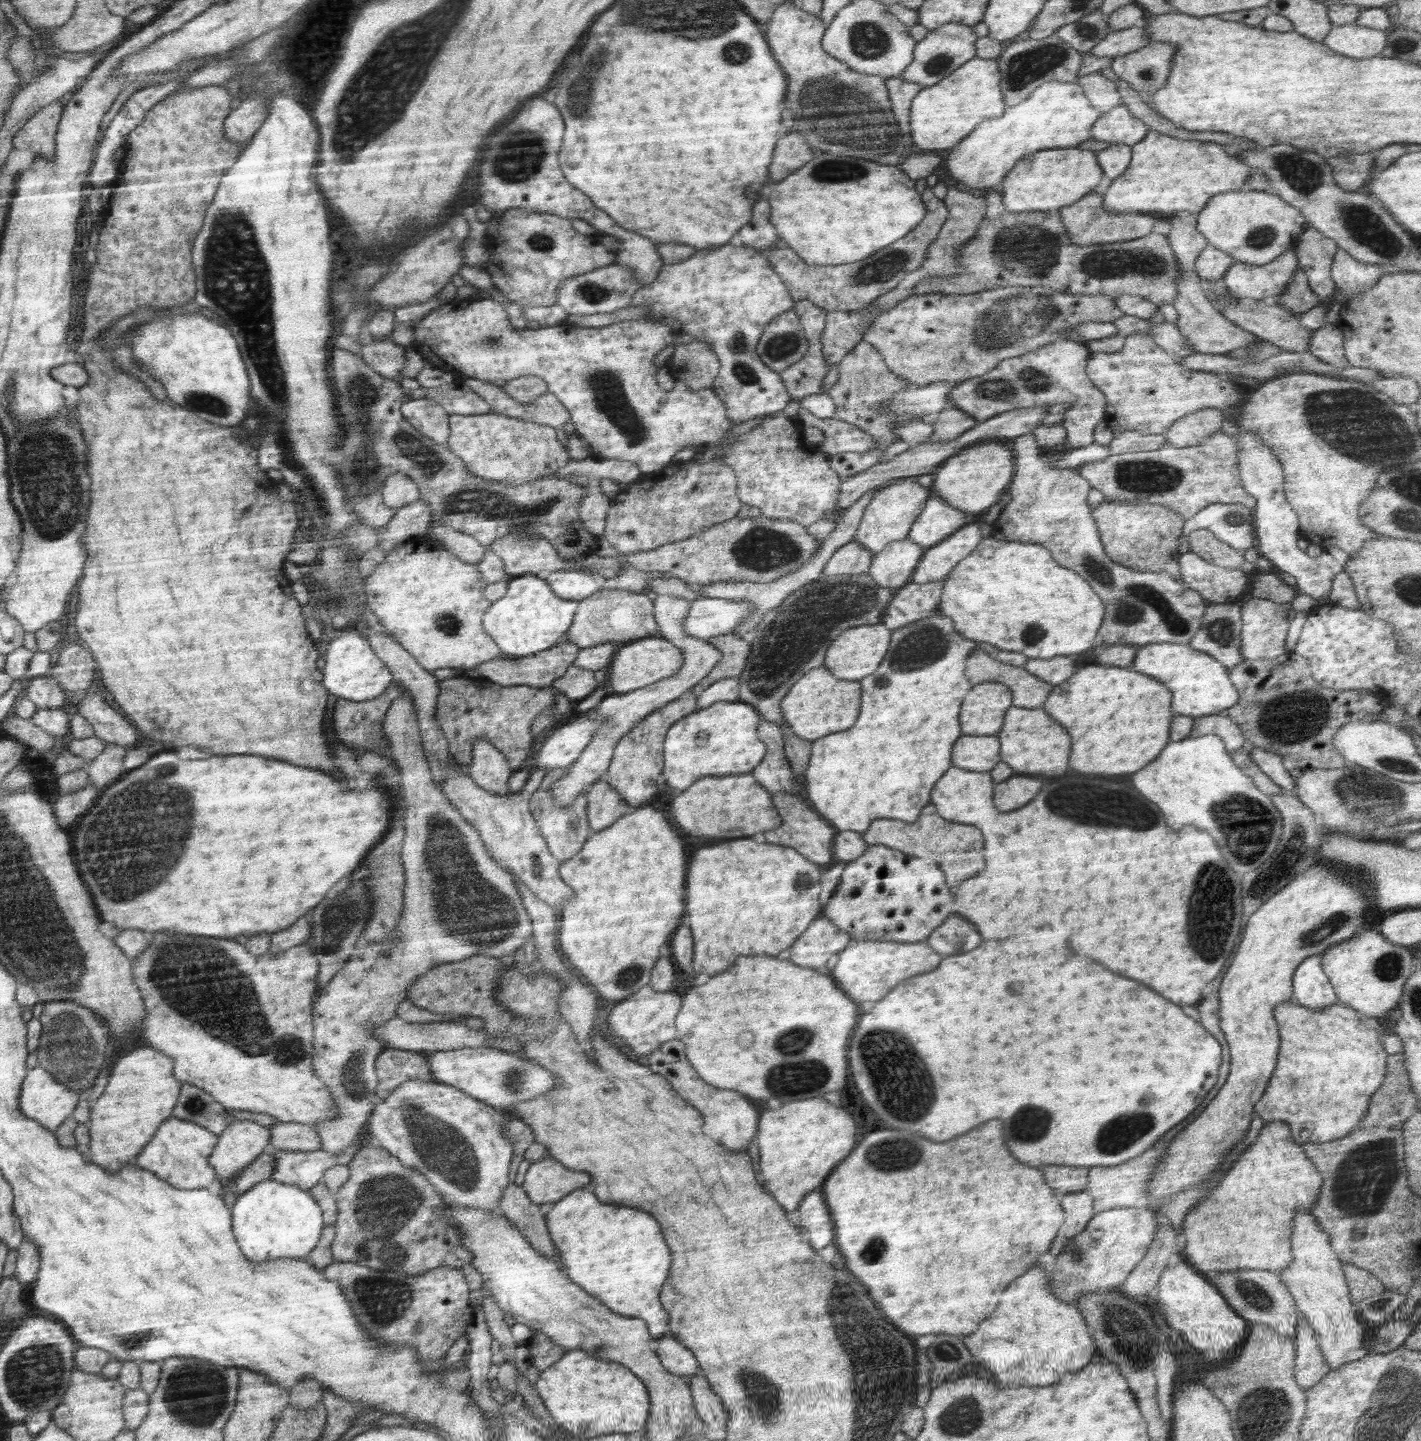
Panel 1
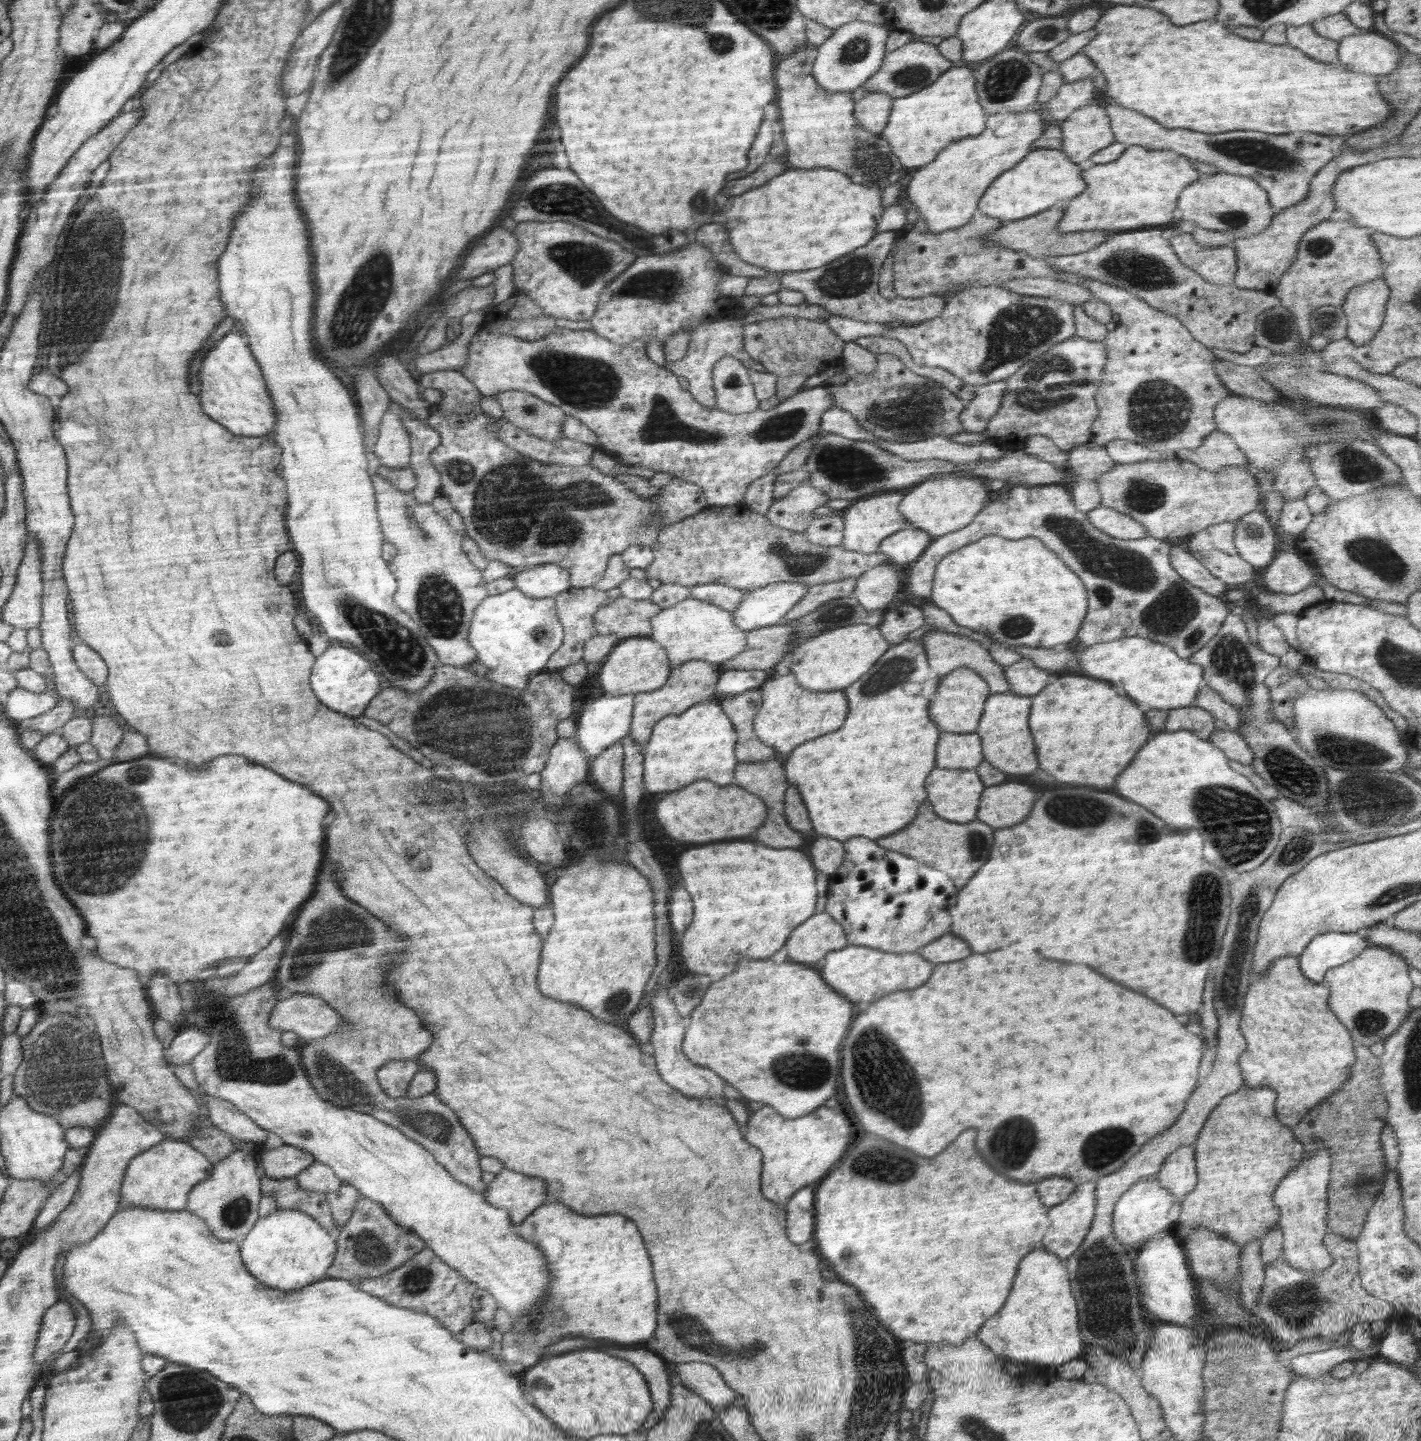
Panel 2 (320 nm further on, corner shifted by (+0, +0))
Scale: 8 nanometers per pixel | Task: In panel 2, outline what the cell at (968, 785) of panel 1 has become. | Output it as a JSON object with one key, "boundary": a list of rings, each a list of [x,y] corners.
{"boundary":[[[934,768],[926,779],[928,802],[940,817],[952,822],[975,821],[979,802],[985,789],[975,769]]]}

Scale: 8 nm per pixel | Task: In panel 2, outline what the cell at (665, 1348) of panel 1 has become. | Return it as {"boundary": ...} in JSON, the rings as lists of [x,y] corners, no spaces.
{"boundary":[[[686,1362],[677,1364],[675,1371],[682,1386],[707,1399],[713,1408],[722,1410],[724,1406],[740,1404],[737,1392],[728,1386],[716,1367],[704,1362]]]}

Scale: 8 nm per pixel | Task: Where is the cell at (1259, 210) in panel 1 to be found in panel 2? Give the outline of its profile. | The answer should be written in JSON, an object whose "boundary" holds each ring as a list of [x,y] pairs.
{"boundary":[[[1224,172],[1212,176],[1204,175],[1200,177],[1200,180],[1186,186],[1180,192],[1177,208],[1177,216],[1181,220],[1192,220],[1192,222],[1198,224],[1198,227],[1206,230],[1215,230],[1222,234],[1228,233],[1233,236],[1233,240],[1258,234],[1270,224],[1272,217],[1276,213],[1269,203],[1267,193],[1252,178]]]}

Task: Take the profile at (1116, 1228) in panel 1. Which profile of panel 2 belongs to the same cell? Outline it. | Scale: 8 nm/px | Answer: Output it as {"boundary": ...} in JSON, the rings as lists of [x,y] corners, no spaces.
{"boundary":[[[1150,1177],[1135,1182],[1117,1200],[1113,1208],[1111,1225],[1118,1242],[1136,1249],[1155,1234],[1165,1232],[1172,1225],[1168,1217],[1174,1203],[1174,1195],[1166,1190],[1157,1178]]]}

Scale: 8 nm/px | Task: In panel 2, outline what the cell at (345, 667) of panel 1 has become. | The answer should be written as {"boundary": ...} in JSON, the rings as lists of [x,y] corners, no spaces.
{"boundary":[[[346,644],[330,645],[328,650],[316,658],[316,670],[312,670],[312,690],[324,706],[351,716],[362,716],[367,706],[380,692],[380,676],[372,672],[370,662],[366,662],[360,652],[354,648],[346,648]]]}

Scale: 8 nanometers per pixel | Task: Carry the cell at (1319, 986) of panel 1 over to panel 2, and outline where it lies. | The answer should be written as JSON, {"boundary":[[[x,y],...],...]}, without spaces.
{"boundary":[[[1329,932],[1316,935],[1299,954],[1299,967],[1306,978],[1321,983],[1325,972],[1350,962],[1368,945],[1357,933]]]}

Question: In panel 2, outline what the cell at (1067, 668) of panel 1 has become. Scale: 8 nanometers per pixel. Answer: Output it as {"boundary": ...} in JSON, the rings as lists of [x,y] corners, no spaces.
{"boundary":[[[1021,659],[1019,662],[1008,666],[1004,671],[1004,678],[1008,683],[1008,693],[1020,696],[1038,694],[1045,686],[1052,682],[1056,674],[1042,668],[1038,668],[1030,659]]]}

